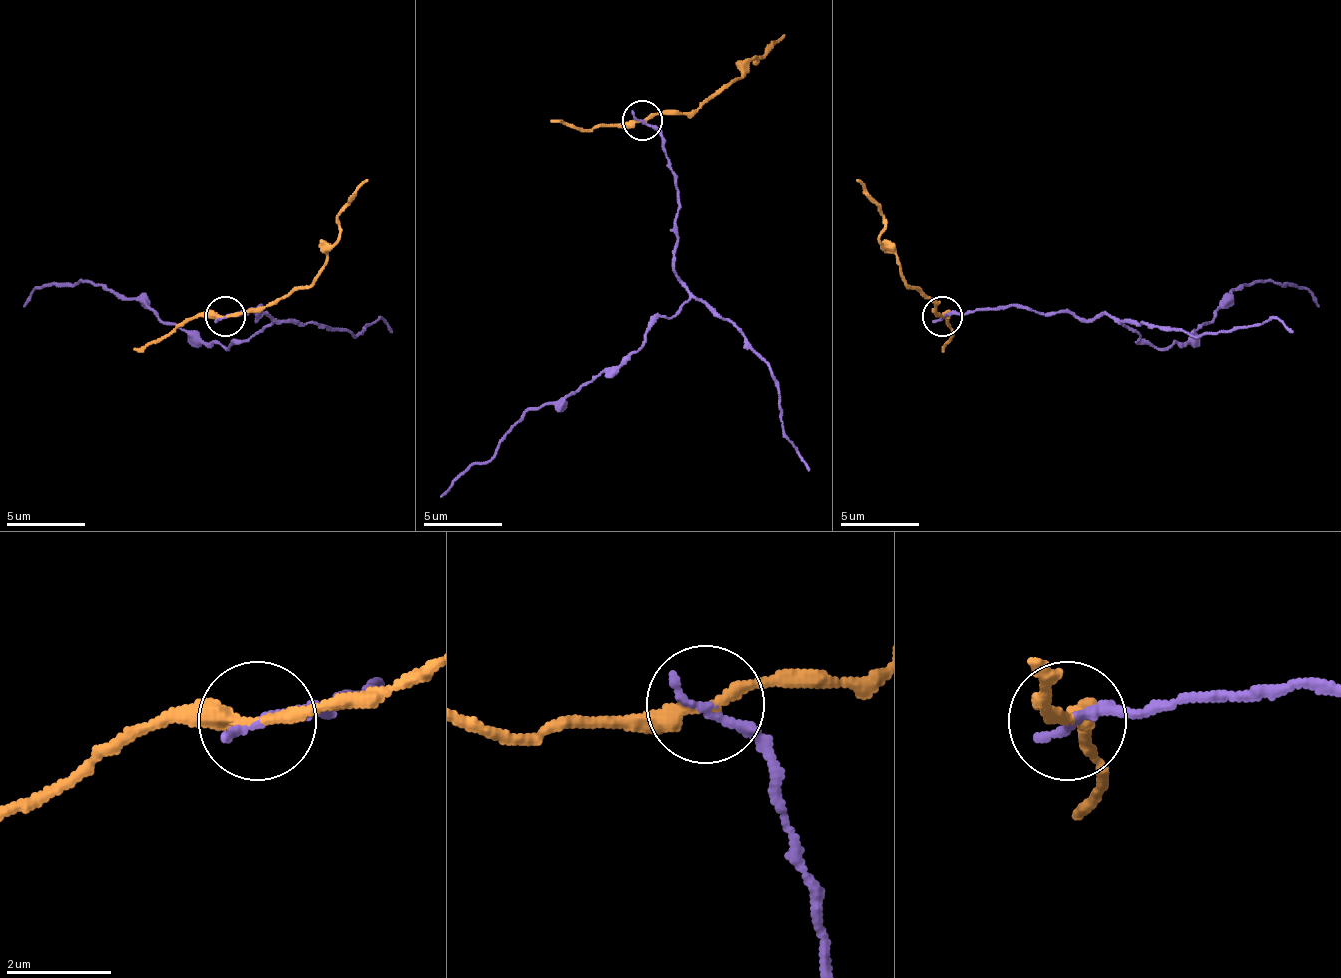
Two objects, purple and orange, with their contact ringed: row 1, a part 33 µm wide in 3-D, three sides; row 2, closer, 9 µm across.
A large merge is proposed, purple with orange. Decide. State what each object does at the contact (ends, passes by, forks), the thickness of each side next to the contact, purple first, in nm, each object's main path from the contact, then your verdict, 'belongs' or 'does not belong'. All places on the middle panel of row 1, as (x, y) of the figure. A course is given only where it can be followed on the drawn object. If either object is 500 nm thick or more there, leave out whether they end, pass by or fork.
purple ends there; orange passes by; 200 nm thick on the purple side, 260 nm on the other; purple runs (641, 121), (661, 137), (677, 188), (673, 271), (688, 299), (617, 367), (534, 406), (439, 498); orange runs (641, 121), (692, 113), (720, 93), (784, 33); does not belong

